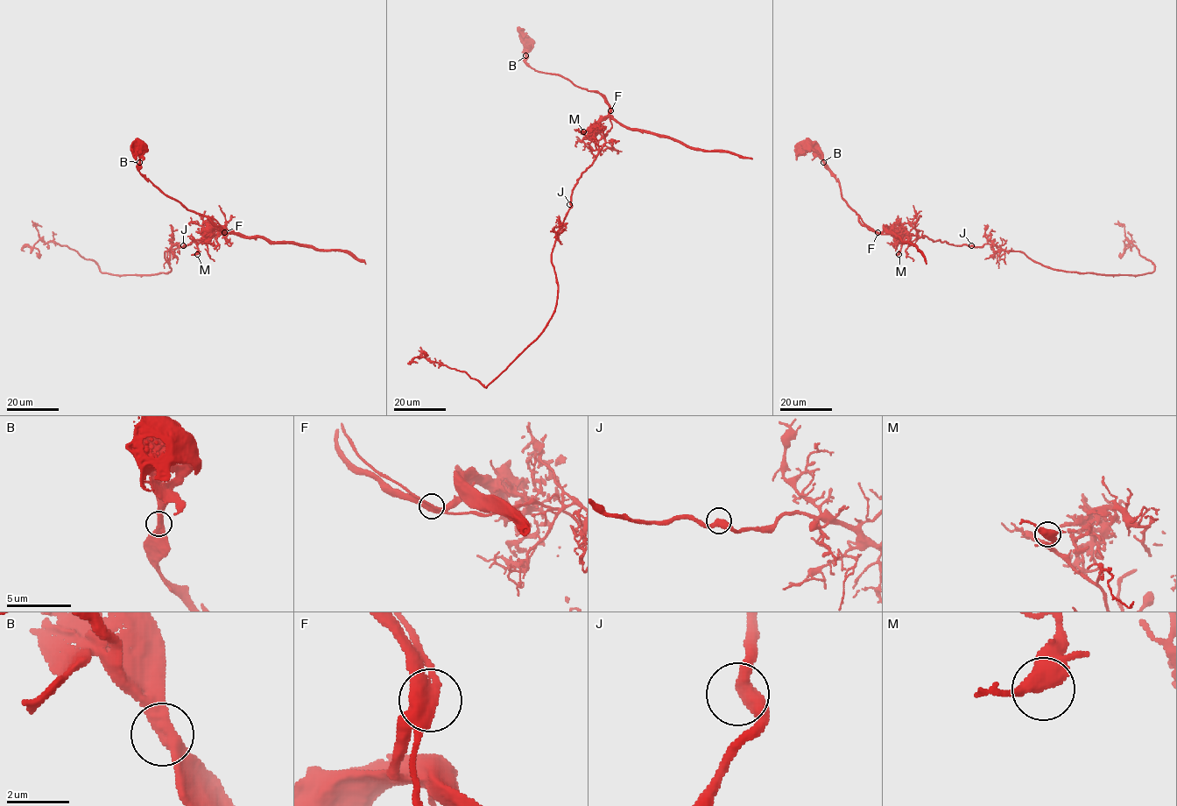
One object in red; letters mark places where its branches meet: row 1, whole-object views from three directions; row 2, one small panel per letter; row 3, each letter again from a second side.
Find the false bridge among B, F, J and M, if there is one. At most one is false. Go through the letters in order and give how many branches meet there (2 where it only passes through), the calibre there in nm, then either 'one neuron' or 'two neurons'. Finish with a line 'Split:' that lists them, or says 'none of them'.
B: 2 | 420 nm | one neuron
F: 2 | 460 nm | two neurons
J: 2 | 420 nm | one neuron
M: 2 | 480 nm | one neuron
Split: F

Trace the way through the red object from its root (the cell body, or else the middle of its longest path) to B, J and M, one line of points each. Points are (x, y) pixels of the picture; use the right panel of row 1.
B: (808, 146), (823, 162)
J: (808, 146), (839, 181), (842, 196), (858, 220), (872, 230), (909, 232), (971, 245)
M: (808, 146), (839, 181), (842, 196), (863, 225), (878, 232), (889, 228), (902, 238), (898, 254)

